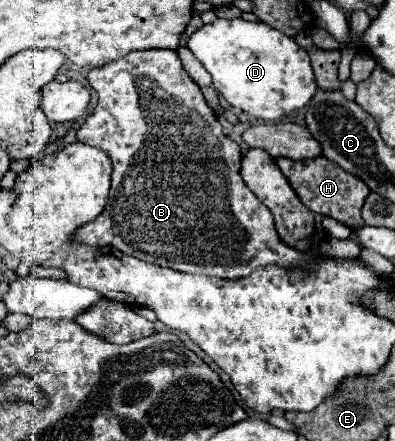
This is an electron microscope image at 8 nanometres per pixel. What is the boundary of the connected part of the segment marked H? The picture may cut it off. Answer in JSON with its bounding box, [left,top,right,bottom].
[277,156,369,230]

